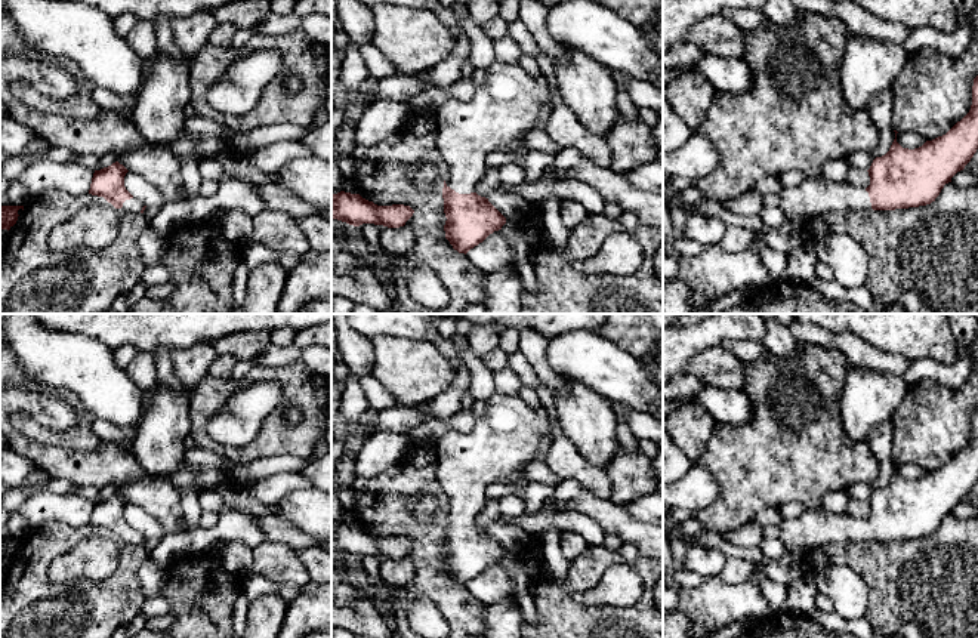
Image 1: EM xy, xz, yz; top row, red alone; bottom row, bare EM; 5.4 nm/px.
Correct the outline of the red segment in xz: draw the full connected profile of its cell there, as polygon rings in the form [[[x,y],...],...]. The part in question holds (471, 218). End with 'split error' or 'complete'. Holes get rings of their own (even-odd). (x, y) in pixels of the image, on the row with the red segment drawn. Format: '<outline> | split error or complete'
[[[496,61],[487,68],[485,81],[475,89],[471,101],[447,99],[434,113],[436,151],[447,166],[442,188],[447,218],[444,231],[454,250],[466,255],[506,224],[506,218],[488,198],[475,192],[475,185],[485,175],[488,154],[505,148],[515,155],[513,163],[524,167],[530,150],[521,144],[521,136],[527,130],[543,127],[543,121],[559,102],[558,89],[543,74],[531,77],[518,64]]] | split error

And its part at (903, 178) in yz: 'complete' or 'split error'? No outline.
split error

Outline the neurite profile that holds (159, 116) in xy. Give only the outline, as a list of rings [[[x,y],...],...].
[[[157,50],[145,61],[149,70],[132,121],[146,145],[172,147],[185,129],[183,108],[191,102],[188,67]]]

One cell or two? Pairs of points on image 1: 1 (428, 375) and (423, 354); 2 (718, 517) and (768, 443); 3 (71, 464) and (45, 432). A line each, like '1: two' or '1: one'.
1: one
2: one
3: two

